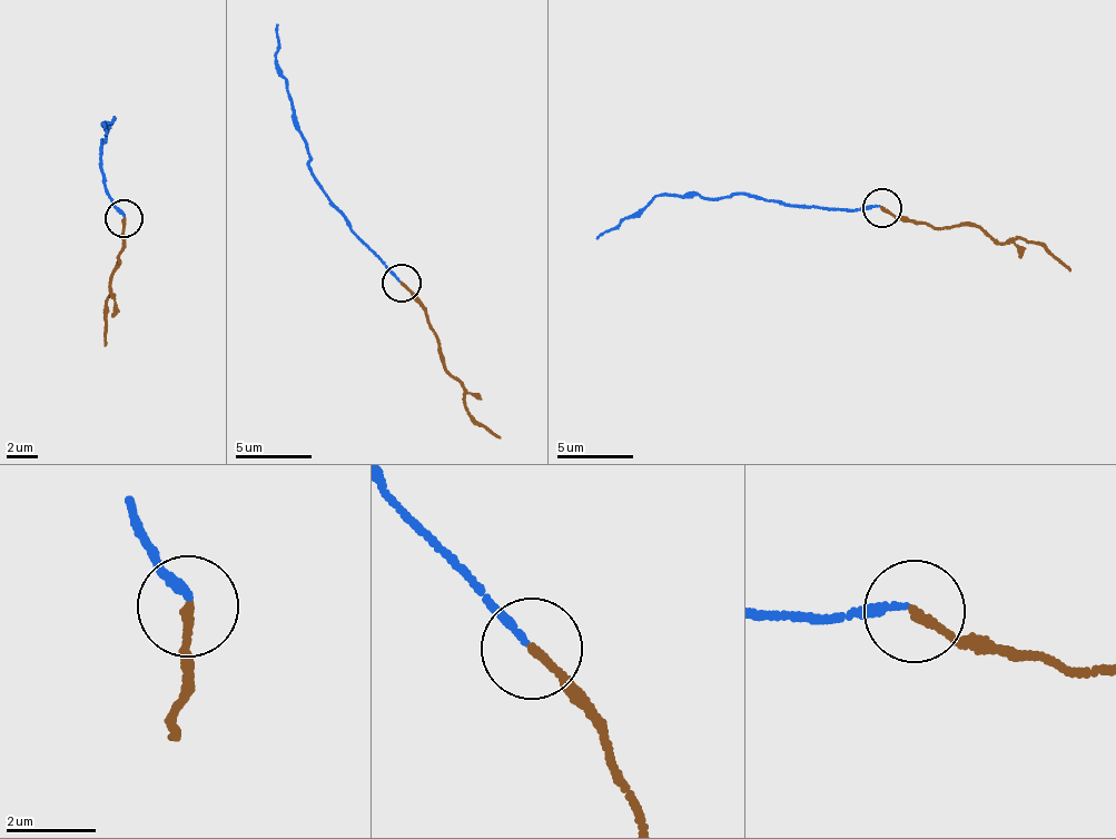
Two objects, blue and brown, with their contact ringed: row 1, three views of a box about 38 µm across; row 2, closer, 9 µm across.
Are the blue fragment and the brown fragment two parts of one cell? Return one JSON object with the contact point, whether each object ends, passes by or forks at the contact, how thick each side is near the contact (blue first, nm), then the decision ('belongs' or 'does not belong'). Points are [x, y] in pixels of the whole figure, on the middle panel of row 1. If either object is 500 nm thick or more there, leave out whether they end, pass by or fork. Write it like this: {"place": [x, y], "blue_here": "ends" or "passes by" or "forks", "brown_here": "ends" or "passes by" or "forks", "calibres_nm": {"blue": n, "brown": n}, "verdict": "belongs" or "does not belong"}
{"place": [401, 283], "blue_here": "ends", "brown_here": "ends", "calibres_nm": {"blue": 160, "brown": 200}, "verdict": "does not belong"}

